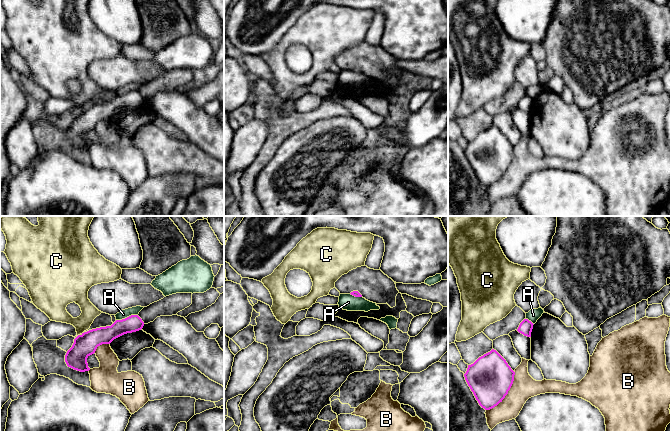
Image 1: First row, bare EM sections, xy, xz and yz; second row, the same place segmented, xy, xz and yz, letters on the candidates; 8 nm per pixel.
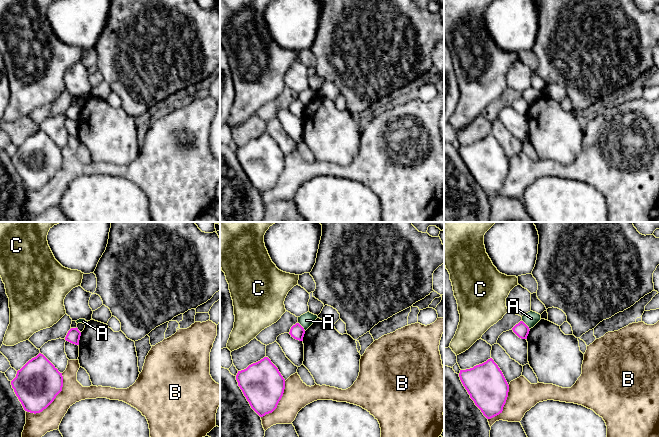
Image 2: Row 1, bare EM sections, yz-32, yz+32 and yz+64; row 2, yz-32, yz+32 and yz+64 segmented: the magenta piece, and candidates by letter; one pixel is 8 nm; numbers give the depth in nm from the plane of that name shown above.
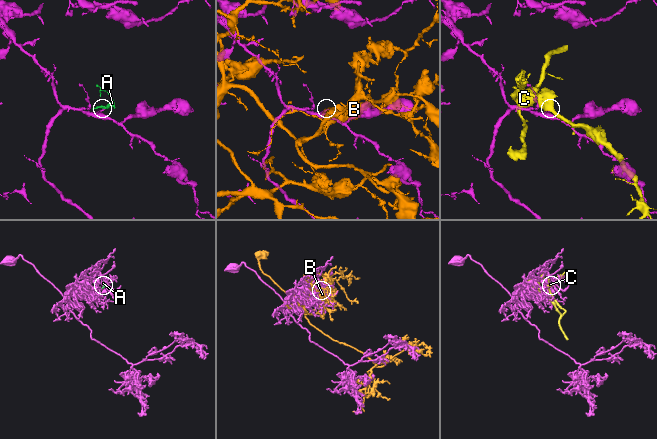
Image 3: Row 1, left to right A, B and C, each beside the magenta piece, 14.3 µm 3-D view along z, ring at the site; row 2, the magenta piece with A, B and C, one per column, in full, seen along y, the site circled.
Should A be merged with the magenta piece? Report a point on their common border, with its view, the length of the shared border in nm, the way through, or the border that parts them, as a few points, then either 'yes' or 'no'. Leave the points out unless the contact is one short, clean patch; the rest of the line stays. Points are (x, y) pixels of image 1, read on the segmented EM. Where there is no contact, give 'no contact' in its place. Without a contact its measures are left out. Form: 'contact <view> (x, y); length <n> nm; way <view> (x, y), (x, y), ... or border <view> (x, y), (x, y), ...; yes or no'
contact xy (127, 317); length 180 nm; border xy (137, 314), (131, 314), (116, 320); no

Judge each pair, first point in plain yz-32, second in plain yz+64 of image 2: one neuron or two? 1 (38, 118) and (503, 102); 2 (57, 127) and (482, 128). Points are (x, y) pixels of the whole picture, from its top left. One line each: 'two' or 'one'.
1: one
2: two

